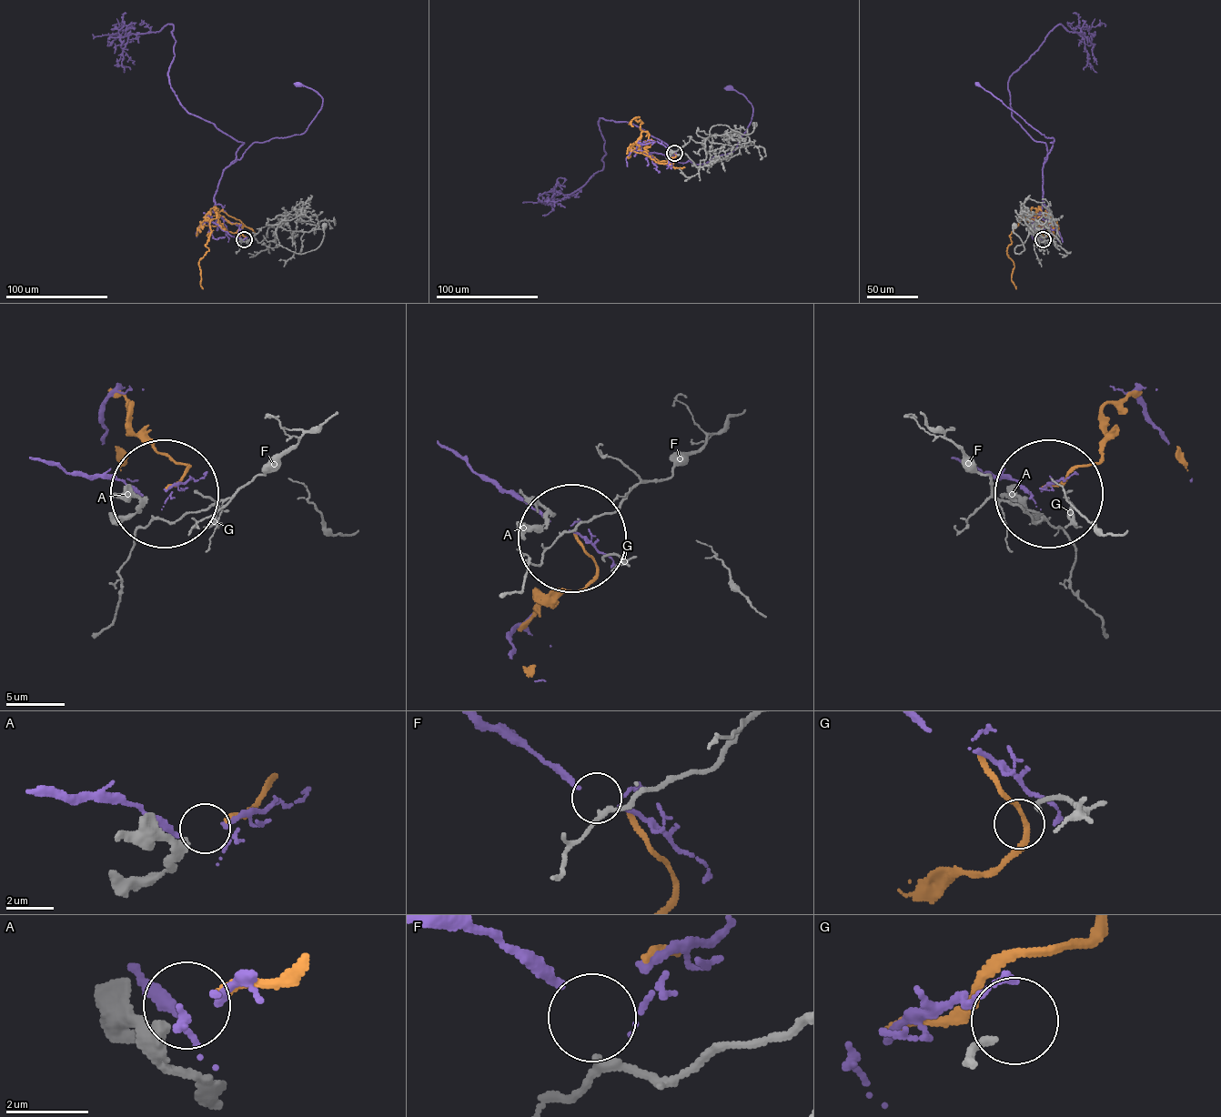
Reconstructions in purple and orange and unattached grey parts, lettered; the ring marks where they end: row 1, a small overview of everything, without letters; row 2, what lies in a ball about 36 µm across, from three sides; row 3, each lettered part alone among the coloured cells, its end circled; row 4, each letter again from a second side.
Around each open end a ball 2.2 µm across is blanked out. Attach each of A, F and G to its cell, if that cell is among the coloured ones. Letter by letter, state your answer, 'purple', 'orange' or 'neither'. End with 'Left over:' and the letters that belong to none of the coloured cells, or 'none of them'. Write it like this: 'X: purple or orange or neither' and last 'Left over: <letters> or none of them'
A: orange
F: neither
G: neither
Left over: F, G

